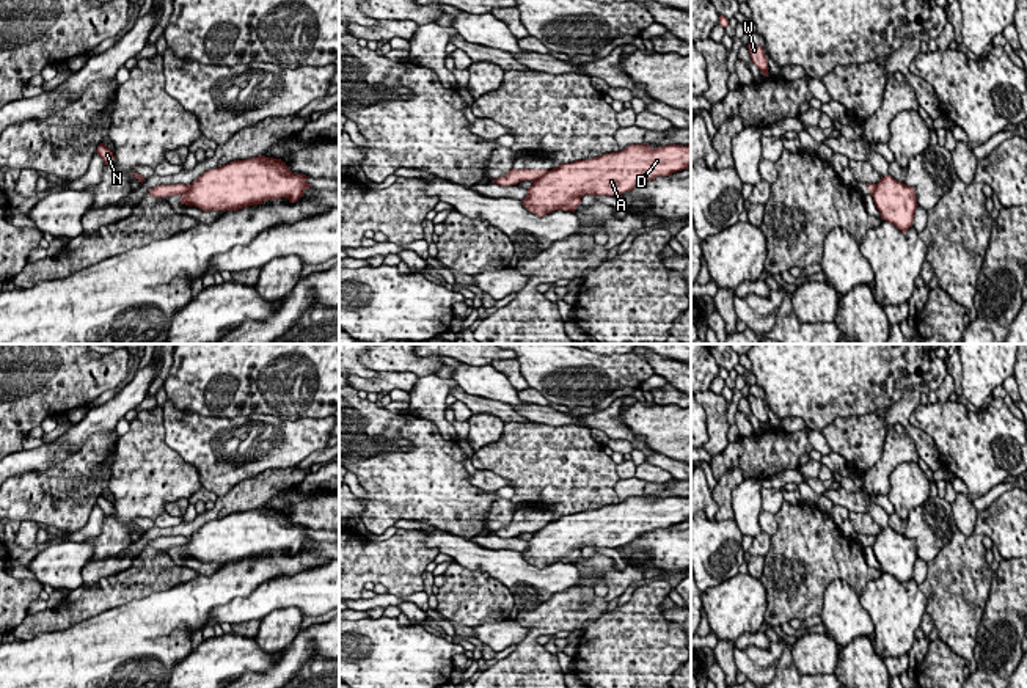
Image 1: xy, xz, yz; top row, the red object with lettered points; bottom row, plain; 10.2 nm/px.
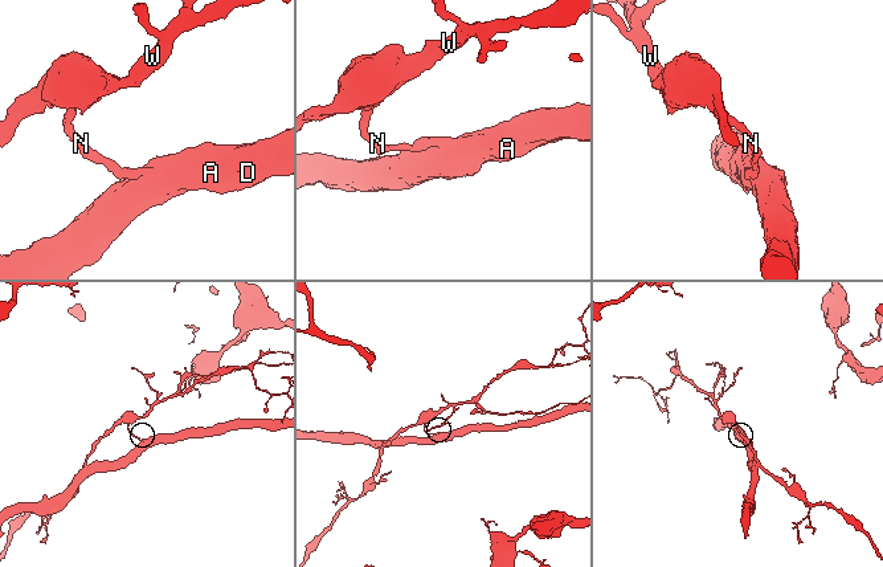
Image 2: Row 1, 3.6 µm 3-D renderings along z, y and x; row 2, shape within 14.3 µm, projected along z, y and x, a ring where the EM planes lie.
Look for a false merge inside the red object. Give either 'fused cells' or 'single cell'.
fused cells

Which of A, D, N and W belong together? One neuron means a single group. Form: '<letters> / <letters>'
A D / N W

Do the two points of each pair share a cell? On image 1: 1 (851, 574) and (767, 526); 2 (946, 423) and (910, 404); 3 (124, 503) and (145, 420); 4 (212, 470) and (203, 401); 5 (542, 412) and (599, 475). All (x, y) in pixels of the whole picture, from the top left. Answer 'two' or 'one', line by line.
1: two
2: two
3: one
4: two
5: two

